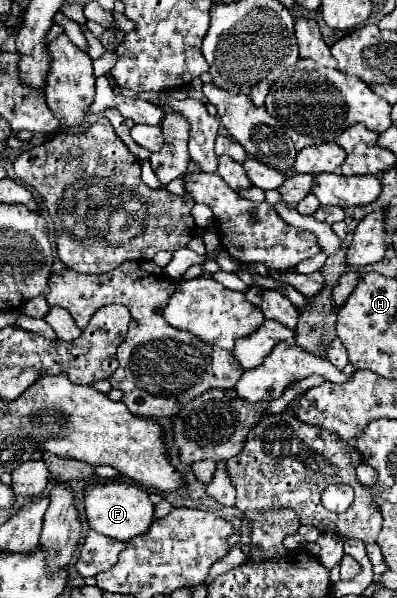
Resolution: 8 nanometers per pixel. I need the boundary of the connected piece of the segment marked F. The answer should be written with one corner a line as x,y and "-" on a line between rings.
128,482
94,484
86,488
84,506
90,528
120,542
130,542
132,538
146,534
150,524
154,522
154,504
138,484
128,484

